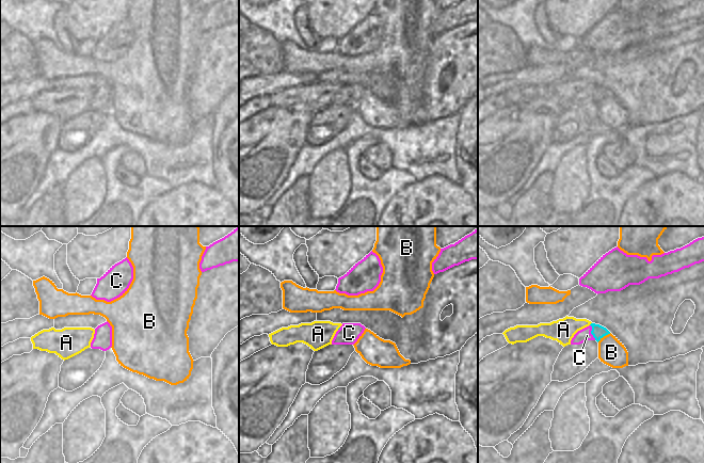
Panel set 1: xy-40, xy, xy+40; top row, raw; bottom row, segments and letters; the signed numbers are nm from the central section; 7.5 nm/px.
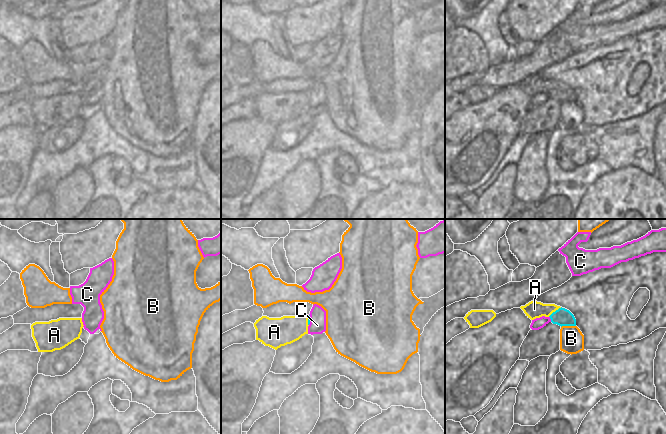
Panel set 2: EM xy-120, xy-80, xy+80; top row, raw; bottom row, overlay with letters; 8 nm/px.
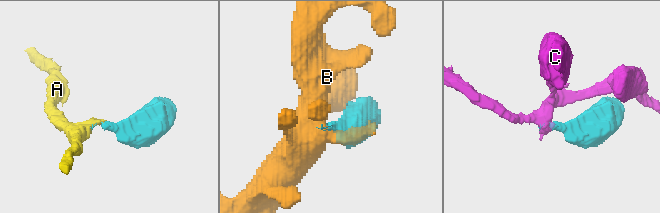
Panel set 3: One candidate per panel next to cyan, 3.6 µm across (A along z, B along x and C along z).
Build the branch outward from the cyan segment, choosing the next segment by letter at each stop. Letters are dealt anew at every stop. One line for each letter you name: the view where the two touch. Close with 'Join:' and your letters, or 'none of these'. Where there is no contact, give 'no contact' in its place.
A: no contact
Join: A

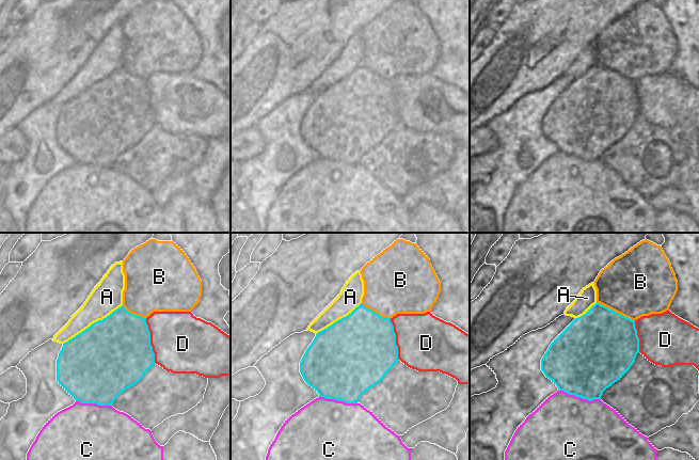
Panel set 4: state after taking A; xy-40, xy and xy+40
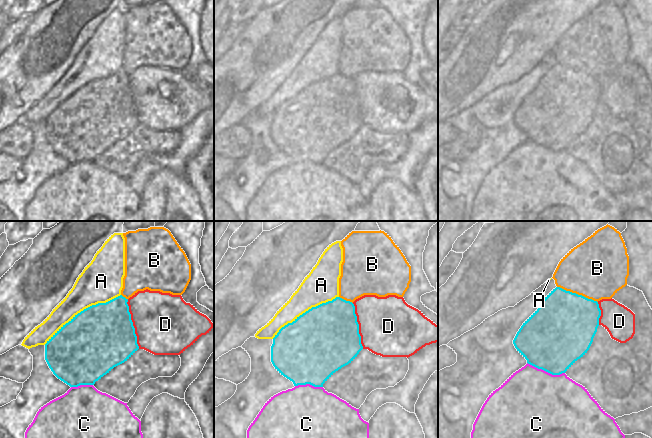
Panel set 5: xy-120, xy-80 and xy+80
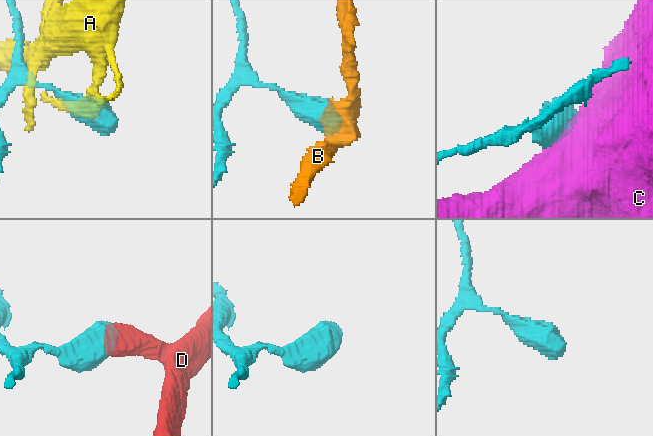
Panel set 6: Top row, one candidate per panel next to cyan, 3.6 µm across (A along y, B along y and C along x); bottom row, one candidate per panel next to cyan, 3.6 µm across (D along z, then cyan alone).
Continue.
Join: none of these

